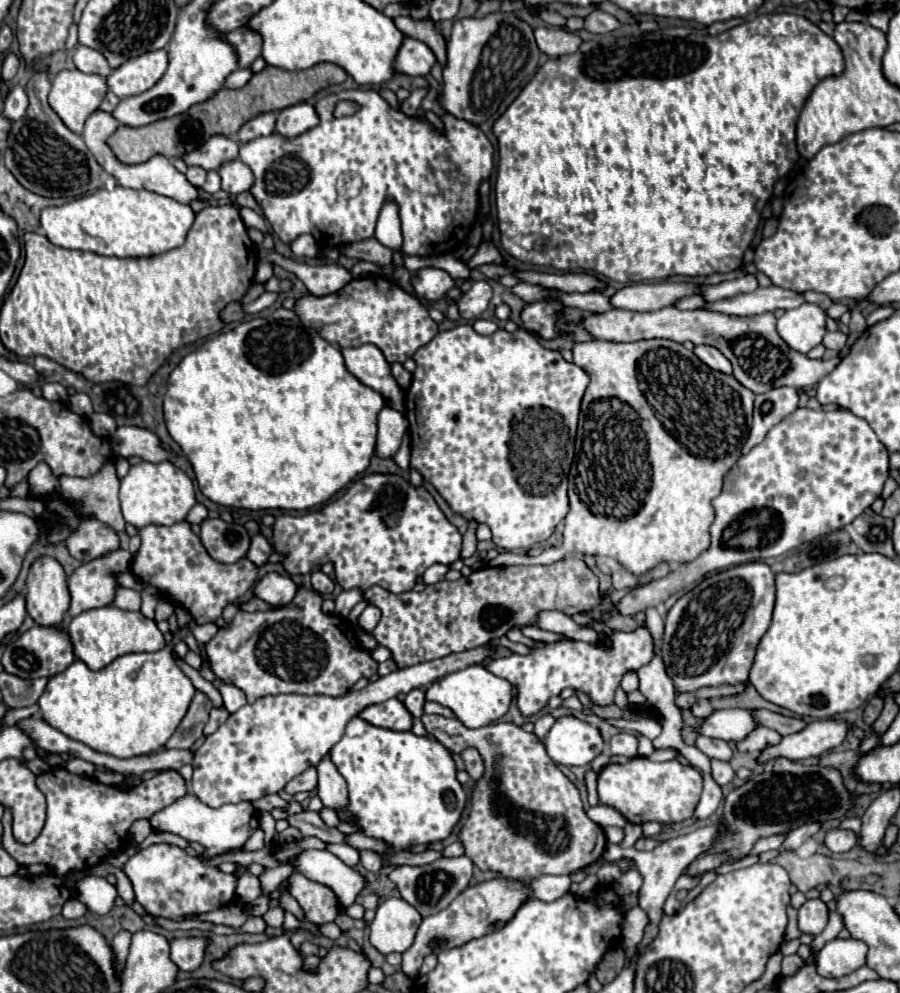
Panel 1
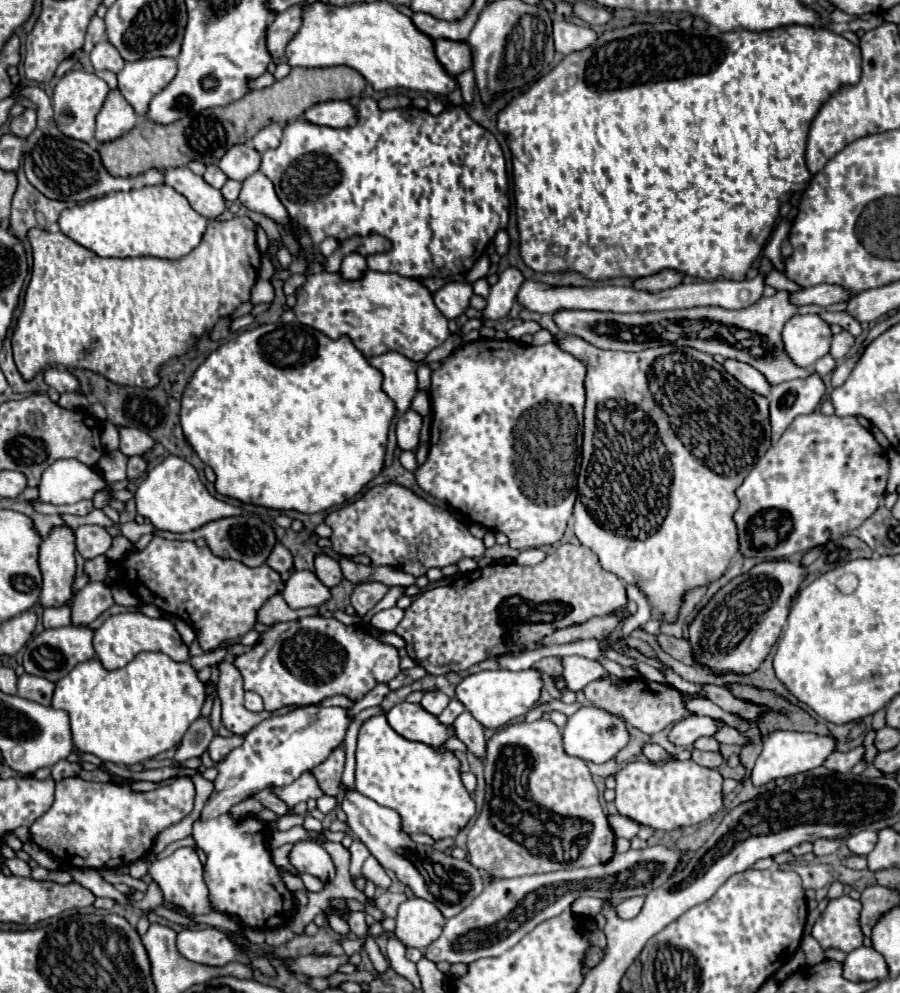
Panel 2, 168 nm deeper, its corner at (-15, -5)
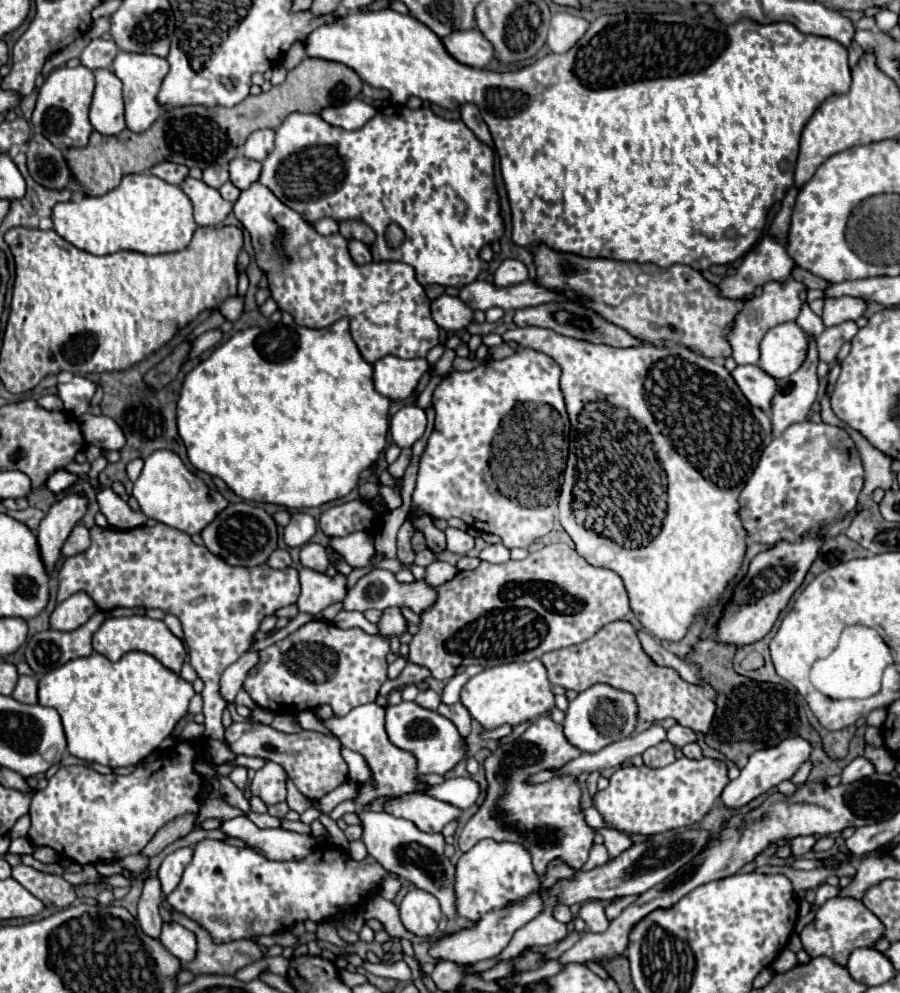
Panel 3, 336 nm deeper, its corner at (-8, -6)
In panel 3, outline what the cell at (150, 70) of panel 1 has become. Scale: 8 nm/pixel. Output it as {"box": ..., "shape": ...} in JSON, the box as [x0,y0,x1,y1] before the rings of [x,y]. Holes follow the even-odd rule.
{"box":[113,51,169,133],"shape":[[[119,51],[115,61],[113,61],[113,71],[115,75],[123,81],[123,101],[125,101],[125,125],[133,133],[141,133],[161,117],[161,113],[167,111],[167,105],[161,105],[157,101],[157,93],[161,87],[163,77],[169,71],[169,63],[163,57],[157,55],[145,55],[145,53],[125,53]]]}

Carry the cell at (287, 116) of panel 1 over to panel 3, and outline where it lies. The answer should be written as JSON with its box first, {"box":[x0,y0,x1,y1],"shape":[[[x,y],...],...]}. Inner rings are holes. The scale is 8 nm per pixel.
{"box":[321,99,377,129],"shape":[[[353,99],[341,107],[323,109],[321,117],[327,123],[343,127],[343,129],[361,129],[375,113],[377,113],[377,109],[371,103],[365,103],[361,99]]]}

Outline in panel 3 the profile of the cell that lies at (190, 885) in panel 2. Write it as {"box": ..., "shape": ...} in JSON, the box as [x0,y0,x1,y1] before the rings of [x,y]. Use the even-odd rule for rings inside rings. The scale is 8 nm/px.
{"box":[157,847,193,895],"shape":[[[183,847],[183,849],[177,849],[177,851],[173,851],[171,855],[167,855],[163,859],[157,875],[161,879],[165,895],[169,895],[179,885],[183,869],[189,865],[191,857],[193,857],[193,849],[191,847]]]}

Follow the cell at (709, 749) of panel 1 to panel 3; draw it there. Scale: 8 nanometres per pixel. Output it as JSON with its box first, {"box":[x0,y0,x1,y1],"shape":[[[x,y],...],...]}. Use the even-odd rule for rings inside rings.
{"box":[667,723,697,747],"shape":[[[675,723],[673,727],[667,729],[667,741],[673,743],[673,745],[677,745],[677,747],[683,747],[687,743],[697,741],[697,733],[691,731],[691,729],[687,729],[687,727],[683,727],[683,725]]]}

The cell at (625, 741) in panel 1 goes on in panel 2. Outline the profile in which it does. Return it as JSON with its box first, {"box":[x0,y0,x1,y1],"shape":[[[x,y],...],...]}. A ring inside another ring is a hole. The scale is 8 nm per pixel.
{"box":[642,742,670,762],"shape":[[[648,742],[648,744],[642,746],[642,754],[644,754],[650,762],[660,762],[660,760],[668,760],[668,758],[670,758],[664,748],[660,748],[658,744],[652,744],[652,742]]]}

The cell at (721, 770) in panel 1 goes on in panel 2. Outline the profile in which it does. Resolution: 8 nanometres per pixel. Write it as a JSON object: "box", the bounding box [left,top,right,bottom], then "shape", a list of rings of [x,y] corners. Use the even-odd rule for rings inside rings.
{"box":[692,750,724,768],"shape":[[[692,750],[692,760],[700,766],[706,766],[706,768],[718,768],[724,764],[724,758],[722,754],[718,752],[702,752],[702,750]]]}

